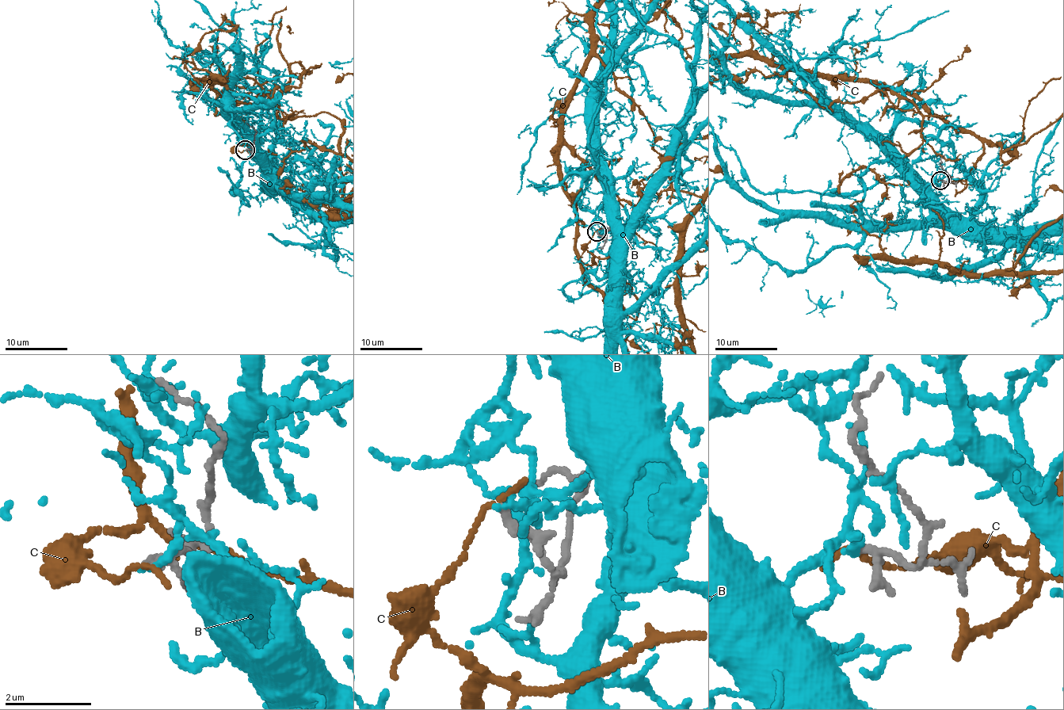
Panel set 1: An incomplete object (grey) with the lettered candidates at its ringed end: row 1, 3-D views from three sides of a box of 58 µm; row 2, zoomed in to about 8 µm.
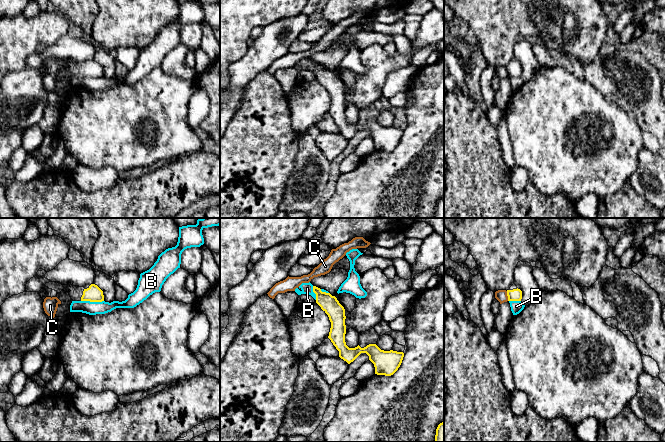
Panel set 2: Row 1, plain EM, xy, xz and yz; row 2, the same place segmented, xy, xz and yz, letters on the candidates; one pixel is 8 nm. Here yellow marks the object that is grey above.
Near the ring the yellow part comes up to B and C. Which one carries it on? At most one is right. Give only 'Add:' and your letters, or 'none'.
Add: none

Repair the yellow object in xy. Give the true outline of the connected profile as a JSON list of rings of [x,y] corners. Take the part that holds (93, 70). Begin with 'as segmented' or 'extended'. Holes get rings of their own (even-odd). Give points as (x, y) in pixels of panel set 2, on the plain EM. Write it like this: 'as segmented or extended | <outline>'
extended | [[[91,60],[87,65],[84,63],[63,61],[73,77],[104,77],[103,67],[95,60]]]

